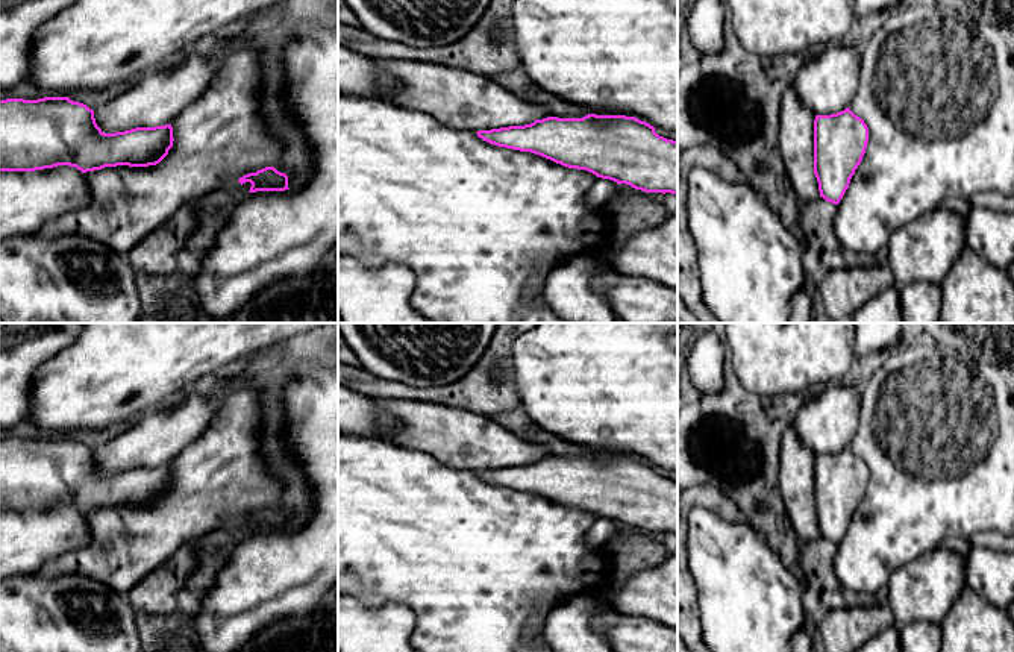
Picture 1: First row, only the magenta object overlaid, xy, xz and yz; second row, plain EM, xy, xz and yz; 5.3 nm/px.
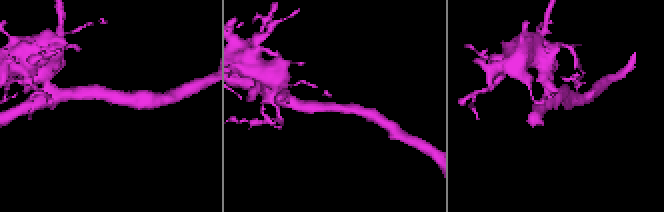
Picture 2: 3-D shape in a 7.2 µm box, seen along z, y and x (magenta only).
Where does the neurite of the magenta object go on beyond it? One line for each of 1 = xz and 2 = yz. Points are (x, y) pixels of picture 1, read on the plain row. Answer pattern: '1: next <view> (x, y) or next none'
1: next none
2: next none

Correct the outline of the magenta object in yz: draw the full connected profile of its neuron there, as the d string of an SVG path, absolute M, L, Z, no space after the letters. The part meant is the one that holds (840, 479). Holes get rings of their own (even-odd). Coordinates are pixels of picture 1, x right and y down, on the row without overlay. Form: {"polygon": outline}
{"polygon": "M849 447L814 459L814 514L820 537L838 544L868 482L868 467Z"}

